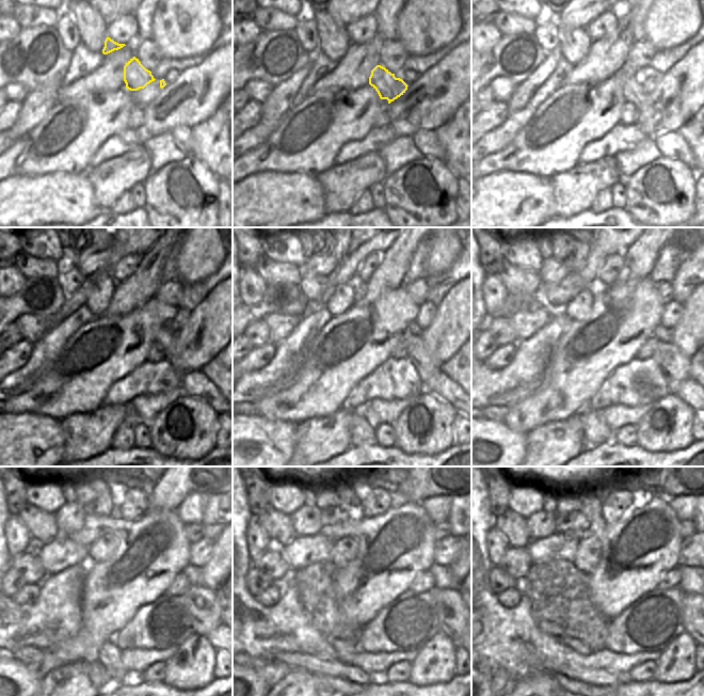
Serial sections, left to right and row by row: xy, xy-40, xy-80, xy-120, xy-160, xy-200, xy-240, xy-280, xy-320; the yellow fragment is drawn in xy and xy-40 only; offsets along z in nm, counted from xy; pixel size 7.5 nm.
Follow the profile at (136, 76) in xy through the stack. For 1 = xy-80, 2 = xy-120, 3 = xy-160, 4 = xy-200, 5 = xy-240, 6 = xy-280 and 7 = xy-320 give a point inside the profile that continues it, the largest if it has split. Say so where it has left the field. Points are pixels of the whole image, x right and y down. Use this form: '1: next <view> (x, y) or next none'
1: next xy-80 (634, 92)
2: next xy-120 (164, 337)
3: next xy-160 (417, 352)
4: next xy-200 (674, 365)
5: next xy-240 (202, 603)
6: next xy-280 (449, 604)
7: next xy-320 (688, 599)

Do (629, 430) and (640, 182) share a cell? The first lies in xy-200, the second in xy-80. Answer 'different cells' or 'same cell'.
different cells

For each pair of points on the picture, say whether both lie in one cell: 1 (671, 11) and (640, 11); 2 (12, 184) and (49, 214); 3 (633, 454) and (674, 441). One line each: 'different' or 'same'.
1: different
2: same
3: different

